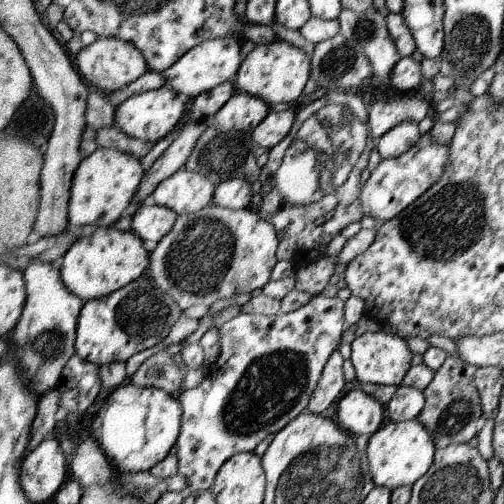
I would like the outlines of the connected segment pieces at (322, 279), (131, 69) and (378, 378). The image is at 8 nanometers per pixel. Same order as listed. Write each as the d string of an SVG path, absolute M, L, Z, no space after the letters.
M326 255L306 267L297 268L295 287L313 296L319 295L335 274L337 265Z
M98 37L93 44L82 48L77 53L76 62L78 62L78 73L82 74L86 82L90 82L92 87L103 94L116 93L128 87L128 84L148 71L141 53L131 43L116 37Z
M383 330L366 332L352 342L352 364L356 369L356 379L361 384L400 386L411 368L413 354L407 342L396 334L386 334Z

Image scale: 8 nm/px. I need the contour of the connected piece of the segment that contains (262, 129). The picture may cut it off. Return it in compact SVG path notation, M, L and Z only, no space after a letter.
M296 108L285 112L270 112L264 121L251 132L251 138L255 145L268 149L276 147L292 129L295 110Z

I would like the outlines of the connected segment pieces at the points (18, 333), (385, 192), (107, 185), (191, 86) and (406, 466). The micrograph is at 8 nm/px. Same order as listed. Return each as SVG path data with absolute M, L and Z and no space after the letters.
M40 260L27 261L28 267L22 271L26 294L25 306L13 333L10 335L12 336L12 345L17 347L19 366L31 381L29 387L37 393L38 402L43 393L58 386L61 371L66 362L75 354L75 331L84 303L64 287L57 264L46 264Z
M427 132L405 154L380 160L359 193L362 216L373 218L378 224L390 221L394 216L398 217L404 209L440 181L449 159L449 144L436 143Z
M98 146L75 171L67 207L67 222L72 226L112 227L133 202L145 172L135 157L112 148Z
M229 33L224 37L198 44L185 56L182 56L171 68L162 72L165 82L177 94L194 99L202 92L208 92L208 90L224 82L234 81L240 69L240 64L242 64L241 41L238 35Z
M417 419L400 423L386 422L370 438L365 451L375 487L392 491L399 487L412 487L432 466L436 450L431 434Z

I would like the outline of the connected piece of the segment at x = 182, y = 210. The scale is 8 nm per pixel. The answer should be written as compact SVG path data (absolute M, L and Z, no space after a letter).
M183 168L160 182L150 198L177 216L190 215L211 204L215 188L208 178Z

